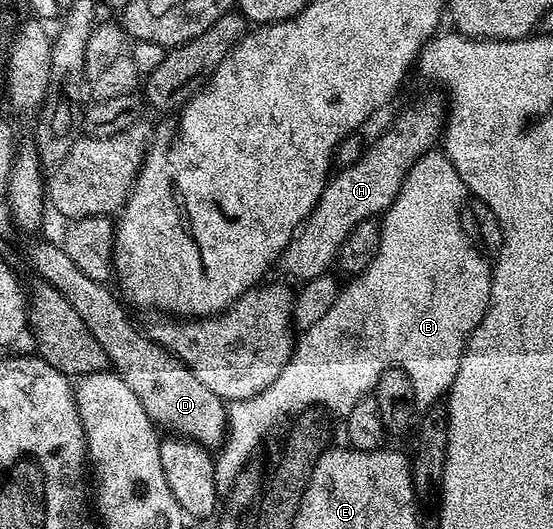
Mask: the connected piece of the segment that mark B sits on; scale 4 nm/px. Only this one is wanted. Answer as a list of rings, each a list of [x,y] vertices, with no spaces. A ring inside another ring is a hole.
[[[430,150],[413,165],[404,178],[398,197],[382,216],[380,244],[374,261],[370,261],[361,275],[348,284],[345,282],[340,288],[338,301],[330,305],[330,313],[325,313],[297,338],[290,361],[286,369],[278,373],[274,385],[262,389],[258,397],[246,397],[246,401],[227,404],[228,434],[214,455],[217,496],[226,497],[232,492],[238,473],[249,464],[248,457],[259,449],[260,442],[284,418],[287,420],[313,405],[350,408],[362,397],[371,396],[378,385],[378,377],[391,367],[401,367],[406,377],[410,377],[417,408],[437,406],[447,396],[468,339],[486,313],[492,288],[489,260],[466,237],[460,224],[460,210],[465,202],[466,188],[462,177],[458,177],[443,150]]]

